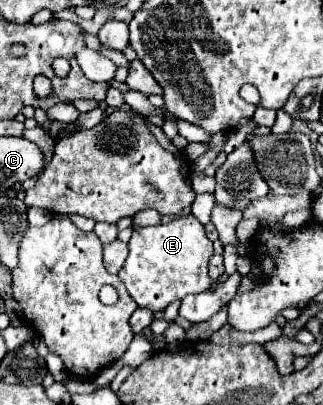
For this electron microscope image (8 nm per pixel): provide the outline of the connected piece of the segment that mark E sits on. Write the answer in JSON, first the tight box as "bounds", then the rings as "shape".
{"bounds":[119,217,213,313],"shape":[[[177,217],[165,225],[135,229],[129,241],[129,257],[119,271],[129,295],[139,307],[155,313],[163,311],[169,303],[183,299],[189,293],[201,293],[211,287],[207,263],[213,255],[213,243],[205,237],[203,225],[193,217]]]}

